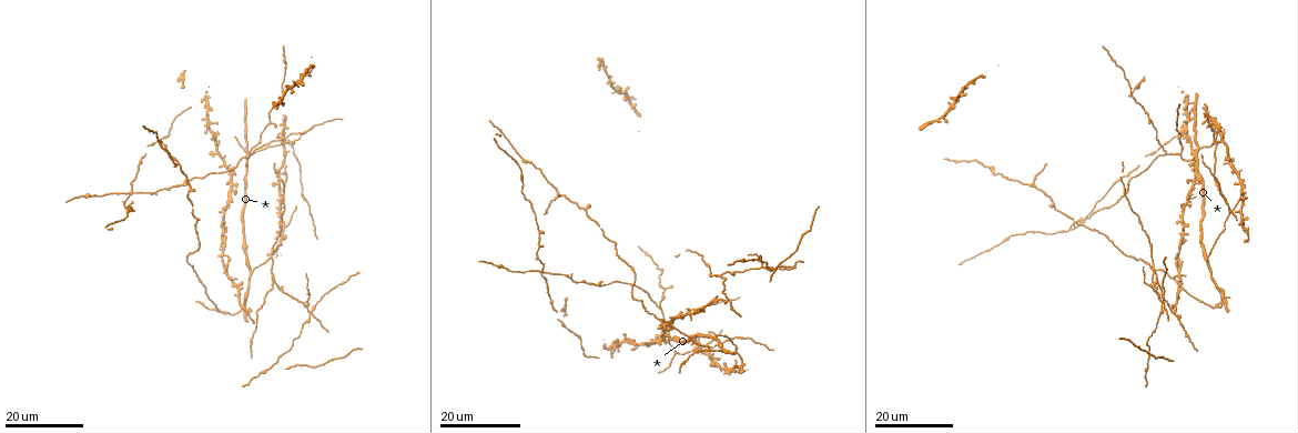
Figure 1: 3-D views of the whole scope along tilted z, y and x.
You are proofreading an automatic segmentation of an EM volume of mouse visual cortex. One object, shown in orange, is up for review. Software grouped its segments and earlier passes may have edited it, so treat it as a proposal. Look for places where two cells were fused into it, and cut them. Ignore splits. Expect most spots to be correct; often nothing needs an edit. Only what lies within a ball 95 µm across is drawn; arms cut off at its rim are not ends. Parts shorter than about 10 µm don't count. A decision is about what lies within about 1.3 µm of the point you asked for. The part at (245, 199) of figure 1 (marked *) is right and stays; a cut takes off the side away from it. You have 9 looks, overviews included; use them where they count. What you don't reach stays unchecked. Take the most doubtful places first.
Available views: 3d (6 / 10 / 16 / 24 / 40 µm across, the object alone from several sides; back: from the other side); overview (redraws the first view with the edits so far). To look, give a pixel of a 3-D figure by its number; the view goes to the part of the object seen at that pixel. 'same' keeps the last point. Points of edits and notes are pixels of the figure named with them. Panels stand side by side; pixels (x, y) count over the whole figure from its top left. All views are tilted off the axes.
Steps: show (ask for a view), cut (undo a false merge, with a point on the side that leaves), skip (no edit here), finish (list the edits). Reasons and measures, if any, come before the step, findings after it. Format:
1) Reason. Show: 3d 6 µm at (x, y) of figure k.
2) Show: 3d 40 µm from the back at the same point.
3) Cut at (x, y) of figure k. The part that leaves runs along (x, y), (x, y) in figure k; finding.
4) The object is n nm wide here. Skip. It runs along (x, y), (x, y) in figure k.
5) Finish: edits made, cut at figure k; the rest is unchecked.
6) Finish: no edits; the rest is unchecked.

Three arms meet. Show: 3d 24 µm at (545, 271) of figure 1.

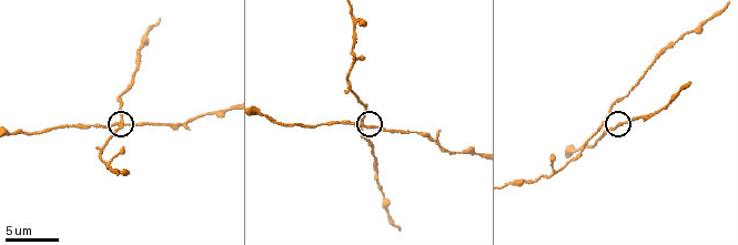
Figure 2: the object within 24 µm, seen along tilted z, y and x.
Closer look. Show: 3d 10 µm at (118, 123) of figure 2.

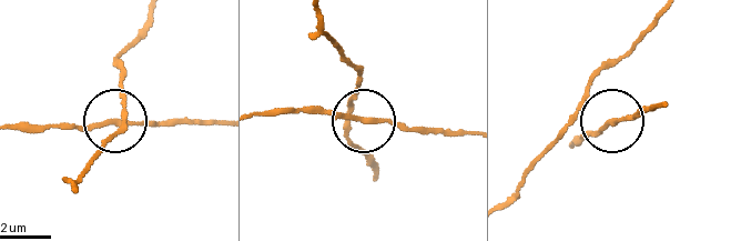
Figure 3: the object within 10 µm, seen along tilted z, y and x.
Show: 3d 6 µm at (118, 121) of figure 3.

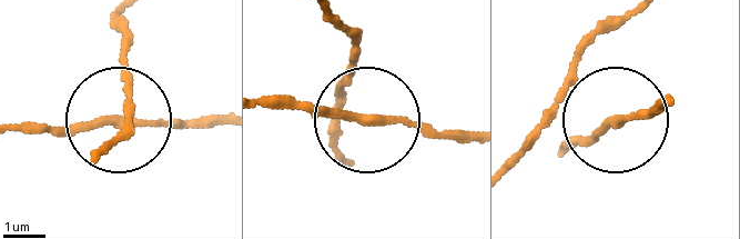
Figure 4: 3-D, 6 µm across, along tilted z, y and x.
3 arms meet here. Skip. It runs along (219, 120), (14, 130) in figure 4; one cell here.

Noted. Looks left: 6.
Two arms in line, one across. Show: 3d 16 µm at (721, 274) of figure 1.

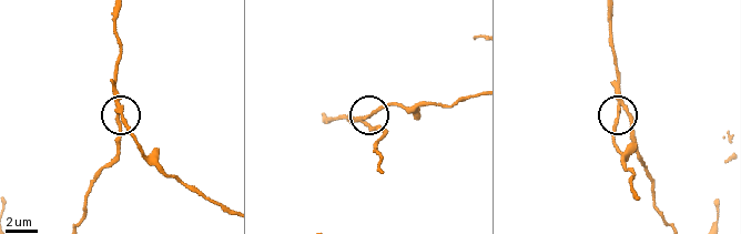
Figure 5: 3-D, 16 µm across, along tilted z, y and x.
Show: 3d 10 µm at (119, 110) of figure 5.

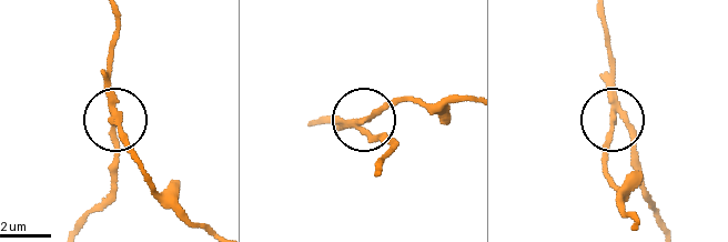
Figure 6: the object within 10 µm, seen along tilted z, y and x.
The side arm is 35 µm long. Cut at (372, 117) of figure 6. The part that leaves runs along (350, 121), (397, 102), (435, 107), (466, 99) in figure 6; a second cell is stuck on.

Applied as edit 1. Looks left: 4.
A fork. Show: 3d 24 µm at (729, 299) of figure 1.

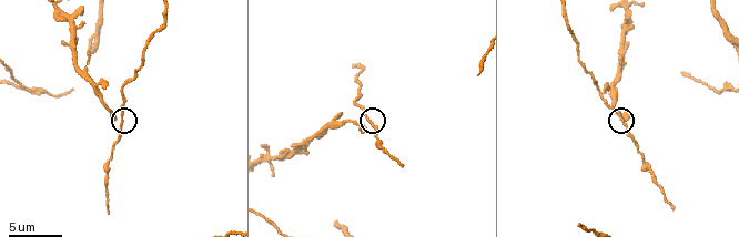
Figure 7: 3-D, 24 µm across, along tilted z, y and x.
Show: 3d 6 µm at (122, 115) of figure 7.

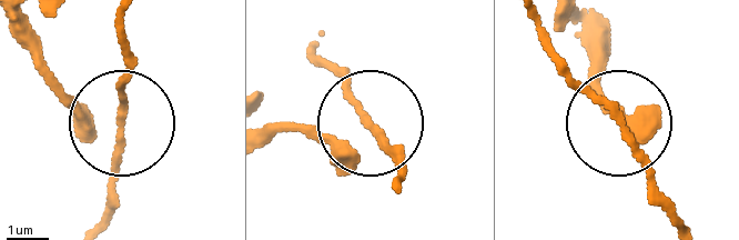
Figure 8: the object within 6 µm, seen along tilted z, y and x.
Skip. One cell here.

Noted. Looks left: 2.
Three arms meet. Show: 3d 24 µm at (1194, 156) of figure 1.

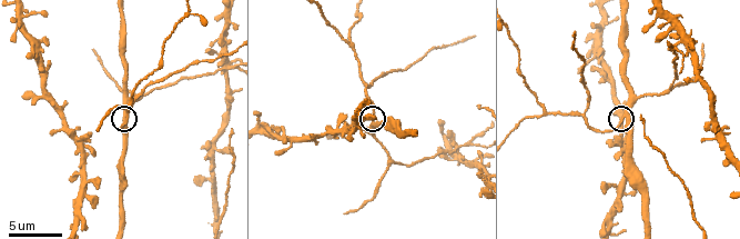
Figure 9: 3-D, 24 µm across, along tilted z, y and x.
Zoom in. Show: 3d 6 µm at (621, 120) of figure 9.

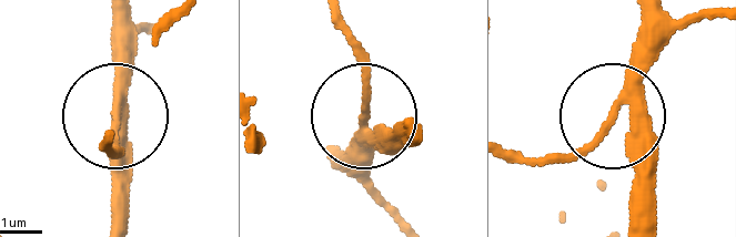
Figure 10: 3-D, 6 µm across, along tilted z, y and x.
3 arms meet here. Skip. Continuous, no second cell.

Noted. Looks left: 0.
Finish: edits made, cut at figure 6; the rest is unchecked.

